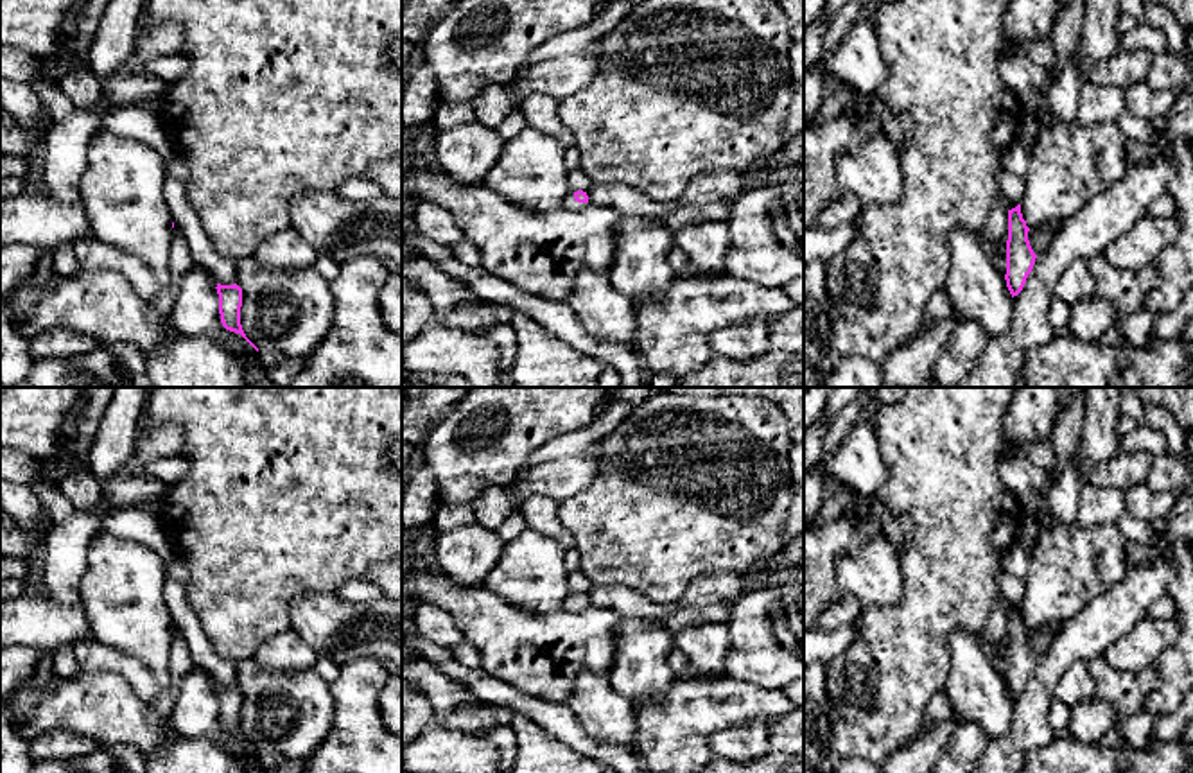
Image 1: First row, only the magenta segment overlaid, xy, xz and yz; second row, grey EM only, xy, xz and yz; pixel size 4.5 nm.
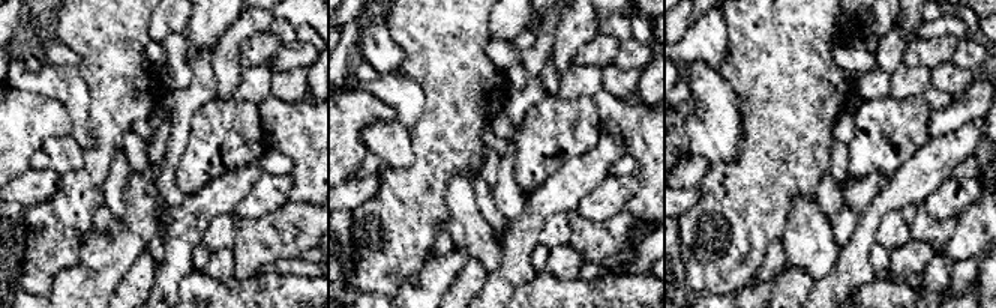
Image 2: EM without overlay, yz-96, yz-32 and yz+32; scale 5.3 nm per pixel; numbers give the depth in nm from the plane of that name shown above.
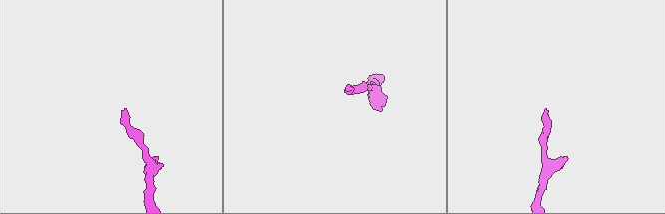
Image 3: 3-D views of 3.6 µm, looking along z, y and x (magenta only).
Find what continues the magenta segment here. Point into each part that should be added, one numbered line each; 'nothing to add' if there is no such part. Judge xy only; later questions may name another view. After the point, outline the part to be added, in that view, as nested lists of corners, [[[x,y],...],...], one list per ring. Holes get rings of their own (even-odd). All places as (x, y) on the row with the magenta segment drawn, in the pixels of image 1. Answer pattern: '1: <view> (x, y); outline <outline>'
nothing to add

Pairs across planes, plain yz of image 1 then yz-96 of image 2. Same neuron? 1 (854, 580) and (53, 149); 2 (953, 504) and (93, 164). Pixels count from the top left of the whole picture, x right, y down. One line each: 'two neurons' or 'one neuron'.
1: one neuron
2: one neuron

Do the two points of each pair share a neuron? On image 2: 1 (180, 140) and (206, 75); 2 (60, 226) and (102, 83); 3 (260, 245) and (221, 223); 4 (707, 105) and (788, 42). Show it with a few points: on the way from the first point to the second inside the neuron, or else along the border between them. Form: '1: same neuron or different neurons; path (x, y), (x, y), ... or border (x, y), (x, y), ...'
1: same neuron; path (180, 123), (182, 108), (198, 92)
2: same neuron; path (83, 190), (105, 149), (105, 119)
3: different neurons; border (236, 218), (236, 239), (230, 247)
4: different neurons; border (717, 69), (737, 98)

